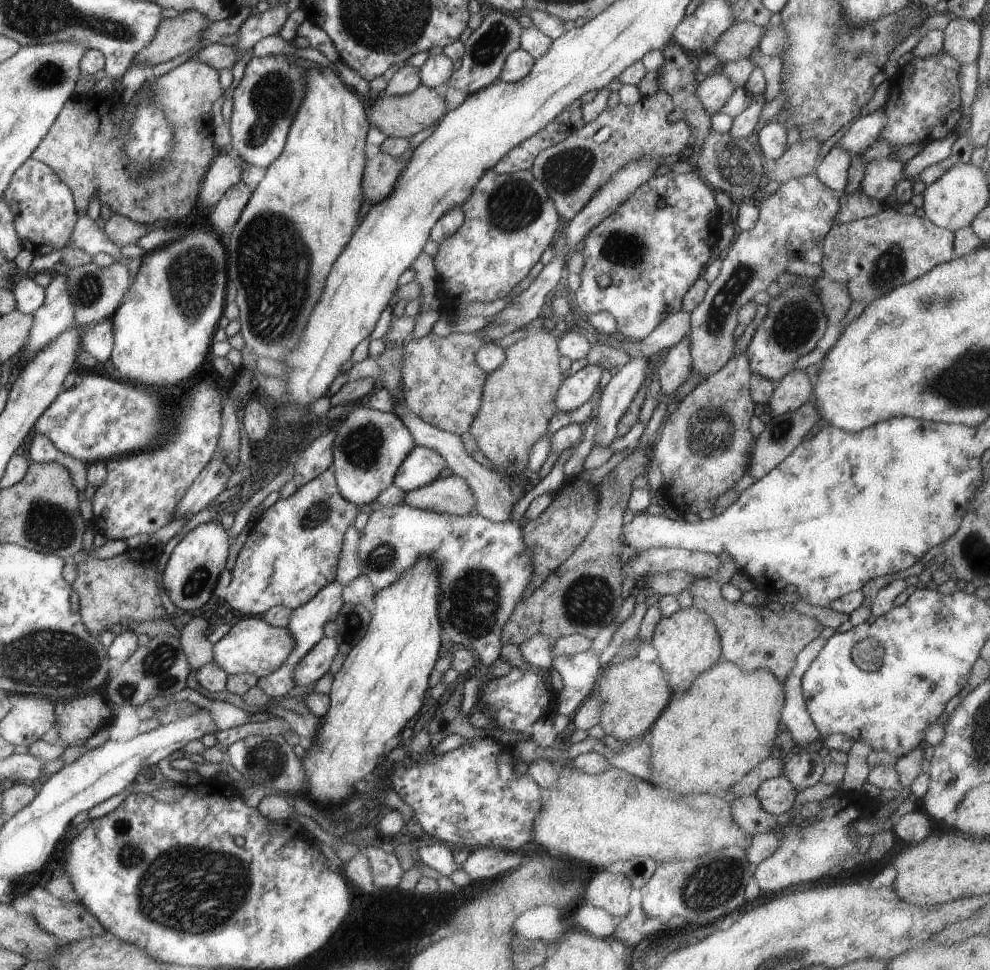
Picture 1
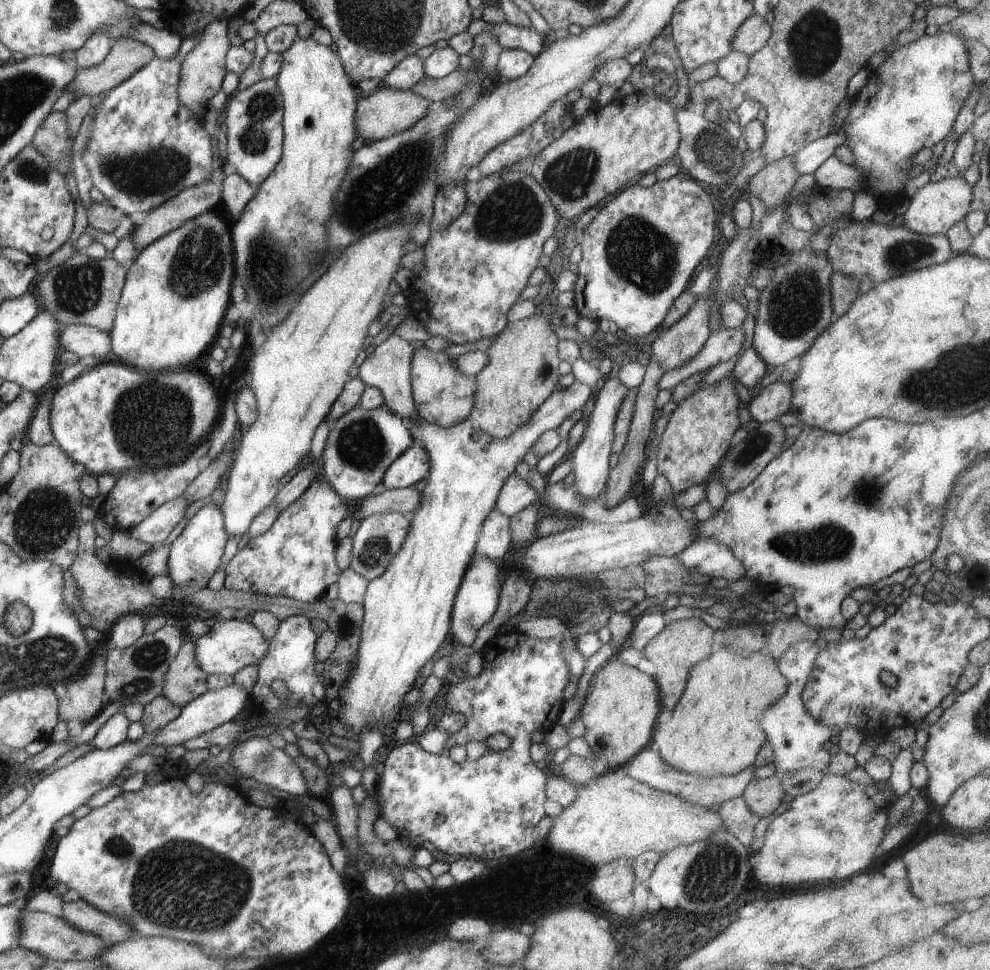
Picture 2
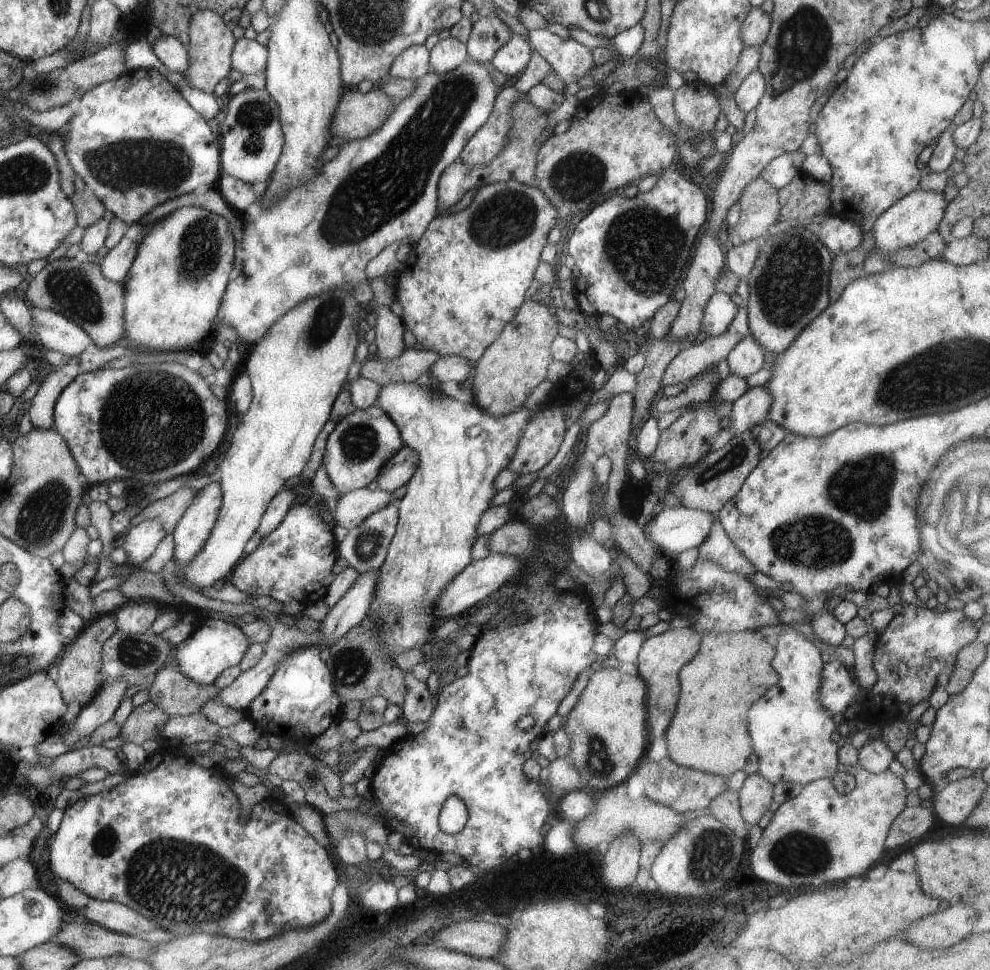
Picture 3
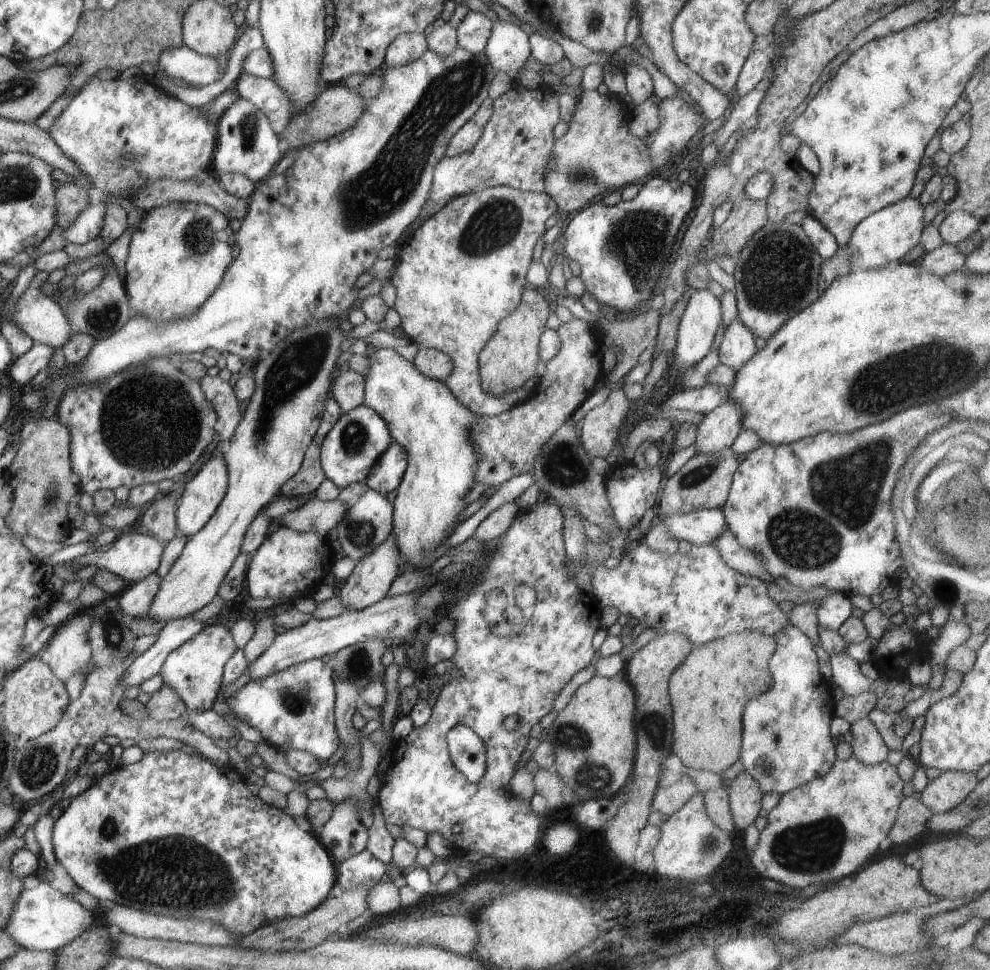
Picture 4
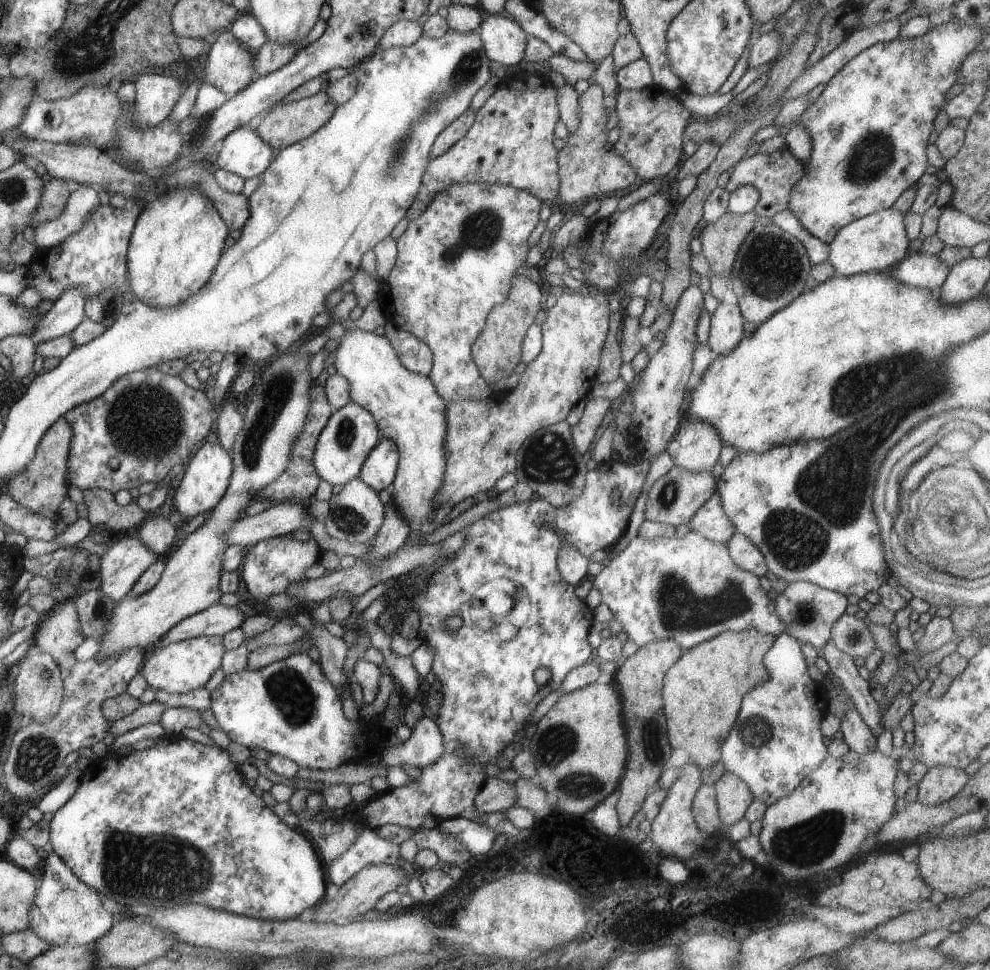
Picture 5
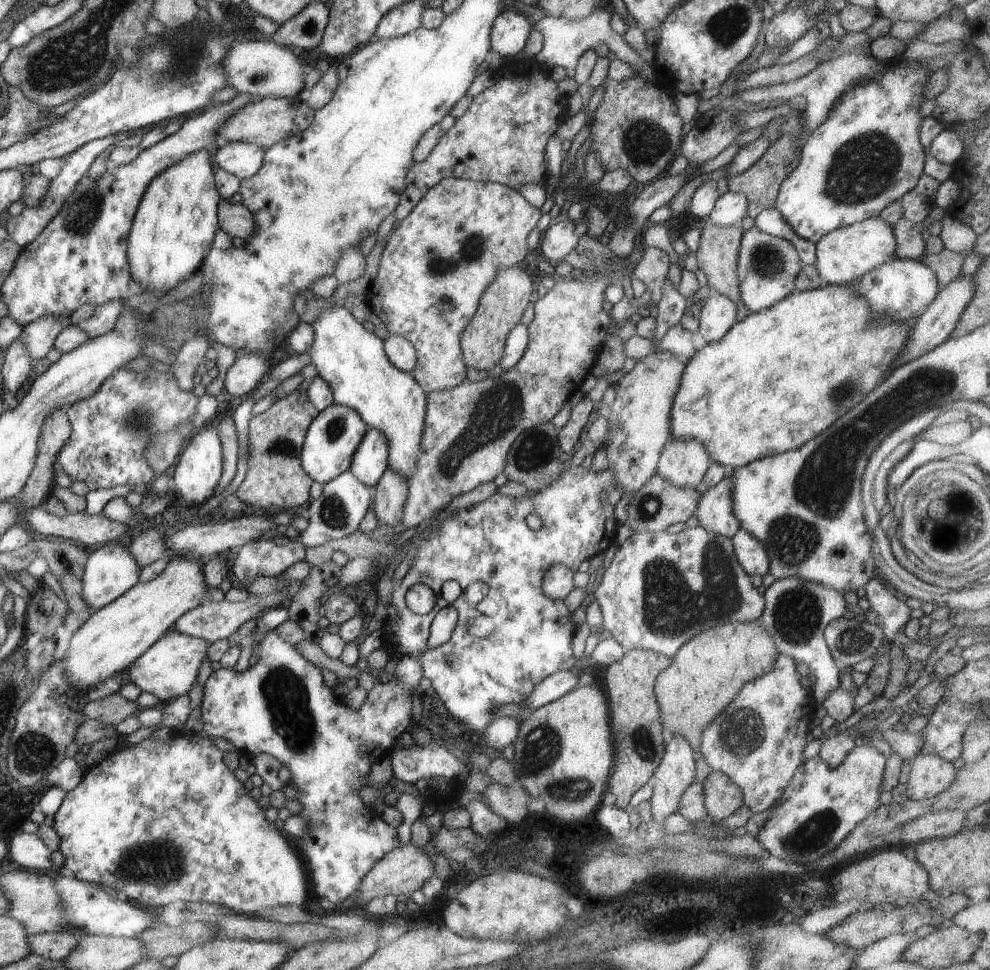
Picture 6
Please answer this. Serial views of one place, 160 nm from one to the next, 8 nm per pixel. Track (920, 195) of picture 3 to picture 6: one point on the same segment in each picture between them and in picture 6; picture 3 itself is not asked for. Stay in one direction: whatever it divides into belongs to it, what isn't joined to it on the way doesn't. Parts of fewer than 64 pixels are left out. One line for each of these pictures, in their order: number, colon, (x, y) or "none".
4: (882, 238)
5: (878, 242)
6: (844, 255)

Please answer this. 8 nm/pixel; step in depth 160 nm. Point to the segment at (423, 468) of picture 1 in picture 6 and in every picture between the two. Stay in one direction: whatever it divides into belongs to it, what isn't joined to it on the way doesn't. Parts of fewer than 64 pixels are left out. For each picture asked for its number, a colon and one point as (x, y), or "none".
2: (413, 465)
3: (401, 467)
4: (385, 476)
5: (379, 470)
6: (370, 461)

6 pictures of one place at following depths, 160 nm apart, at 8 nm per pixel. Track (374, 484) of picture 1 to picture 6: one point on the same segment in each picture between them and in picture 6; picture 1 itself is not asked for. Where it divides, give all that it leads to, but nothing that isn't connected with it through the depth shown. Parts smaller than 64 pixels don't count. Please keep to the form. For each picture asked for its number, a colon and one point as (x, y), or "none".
2: (362, 444)
3: (362, 443)
4: (359, 438)
5: (351, 435)
6: (332, 439)

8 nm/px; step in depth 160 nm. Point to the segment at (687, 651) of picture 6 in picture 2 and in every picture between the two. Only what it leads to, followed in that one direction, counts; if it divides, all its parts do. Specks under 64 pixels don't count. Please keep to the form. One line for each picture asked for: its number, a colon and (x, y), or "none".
2: (715, 729)
3: (709, 732)
4: (708, 691)
5: (702, 692)

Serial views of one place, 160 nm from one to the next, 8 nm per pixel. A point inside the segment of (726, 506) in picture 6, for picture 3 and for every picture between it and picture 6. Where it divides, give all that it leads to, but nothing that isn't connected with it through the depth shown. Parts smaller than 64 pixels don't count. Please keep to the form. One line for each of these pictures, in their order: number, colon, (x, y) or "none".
3: (676, 529)
4: (701, 527)
5: (710, 520)

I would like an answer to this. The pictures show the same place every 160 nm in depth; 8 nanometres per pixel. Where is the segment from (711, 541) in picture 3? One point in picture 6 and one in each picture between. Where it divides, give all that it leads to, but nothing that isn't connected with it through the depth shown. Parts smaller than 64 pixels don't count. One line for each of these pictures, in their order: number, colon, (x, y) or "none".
4: (743, 561)
5: (744, 553)
6: (750, 552)

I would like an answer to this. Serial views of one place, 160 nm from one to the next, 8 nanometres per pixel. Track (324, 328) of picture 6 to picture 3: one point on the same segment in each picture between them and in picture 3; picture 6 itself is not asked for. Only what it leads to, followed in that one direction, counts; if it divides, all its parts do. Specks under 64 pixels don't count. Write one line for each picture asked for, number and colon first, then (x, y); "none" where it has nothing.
3: (461, 448)
4: (423, 416)
5: (408, 410)

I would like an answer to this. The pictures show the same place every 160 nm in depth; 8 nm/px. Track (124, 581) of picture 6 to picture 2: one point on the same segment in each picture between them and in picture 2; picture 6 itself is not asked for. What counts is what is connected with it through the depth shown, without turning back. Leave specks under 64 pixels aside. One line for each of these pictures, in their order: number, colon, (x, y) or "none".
2: (155, 530)
3: (139, 542)
4: (133, 555)
5: (121, 566)

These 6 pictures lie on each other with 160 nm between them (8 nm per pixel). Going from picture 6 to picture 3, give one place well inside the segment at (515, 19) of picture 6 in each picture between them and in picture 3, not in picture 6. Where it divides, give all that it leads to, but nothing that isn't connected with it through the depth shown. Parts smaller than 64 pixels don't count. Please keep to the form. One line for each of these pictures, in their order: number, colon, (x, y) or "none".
3: (511, 59)
4: (508, 48)
5: (504, 41)

